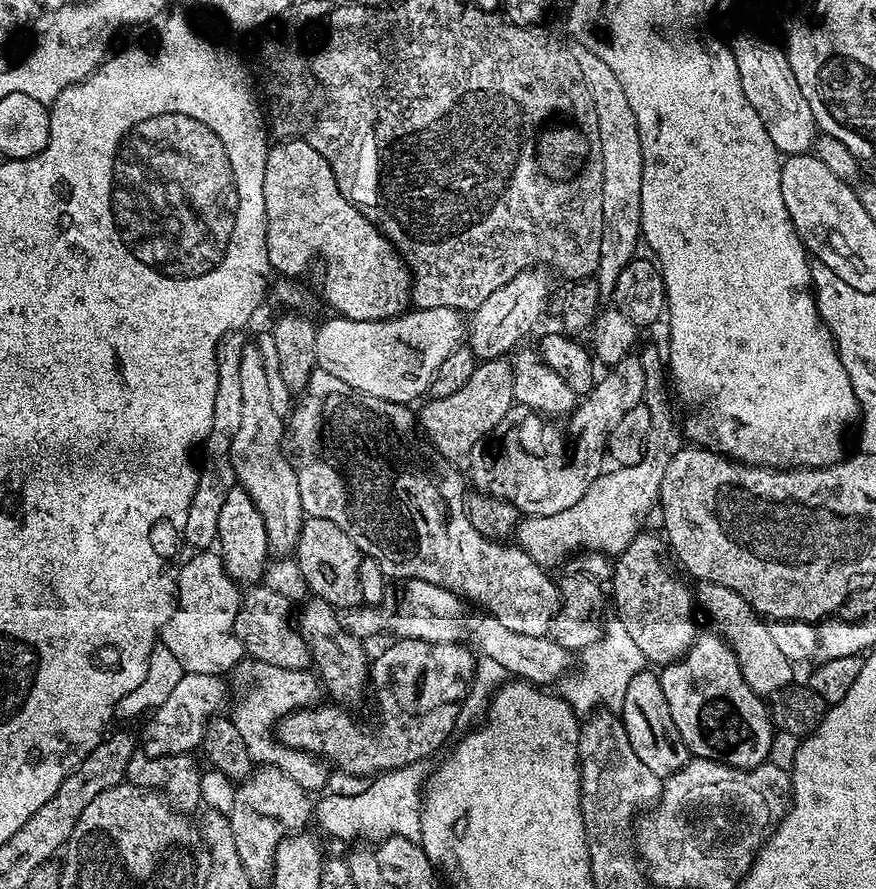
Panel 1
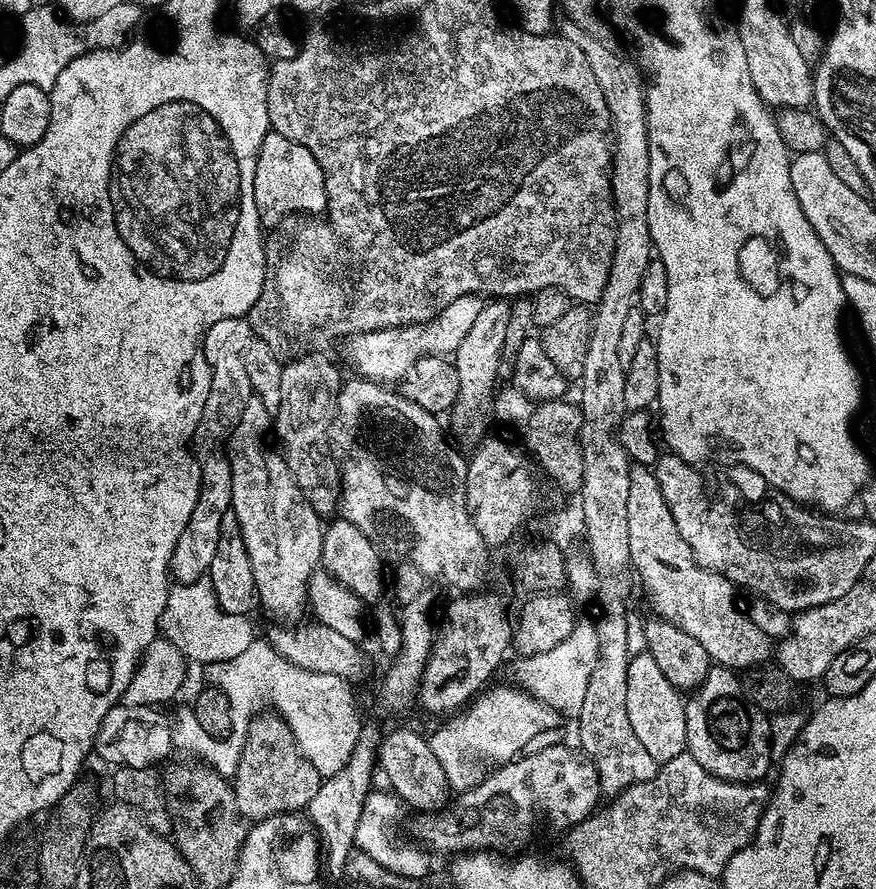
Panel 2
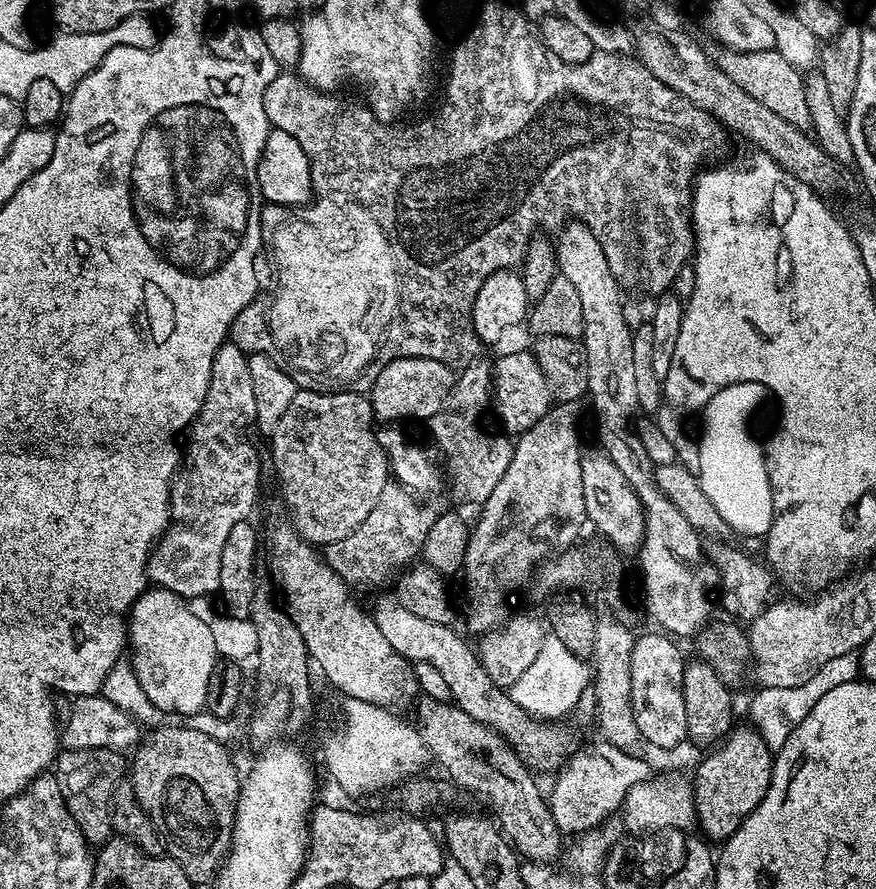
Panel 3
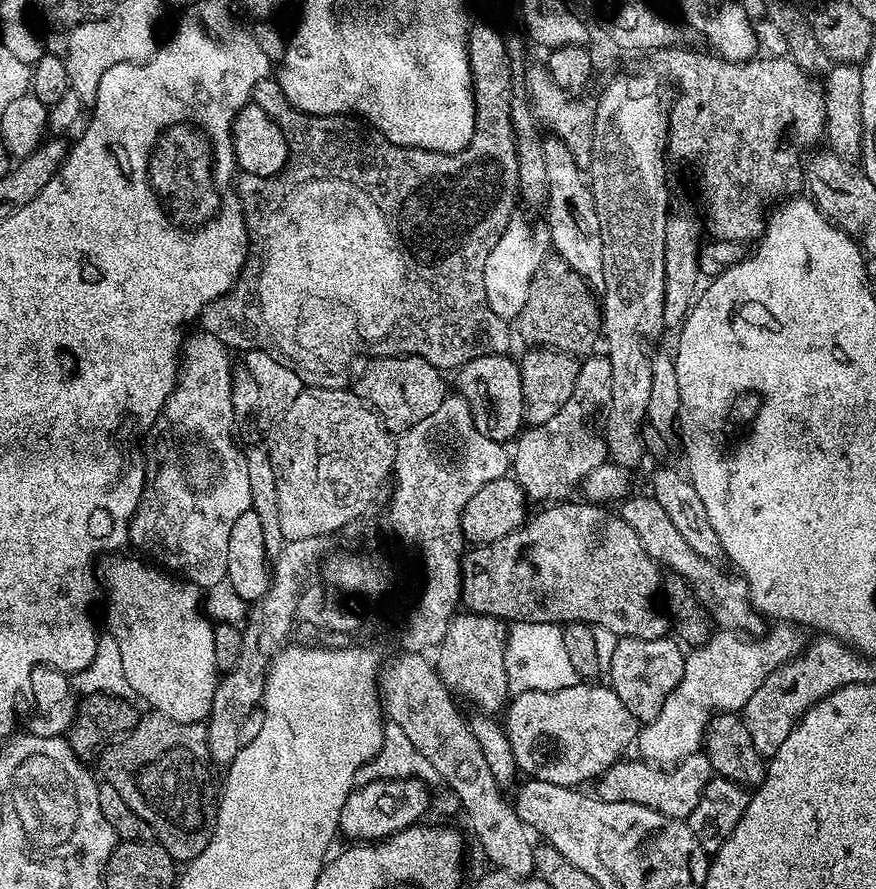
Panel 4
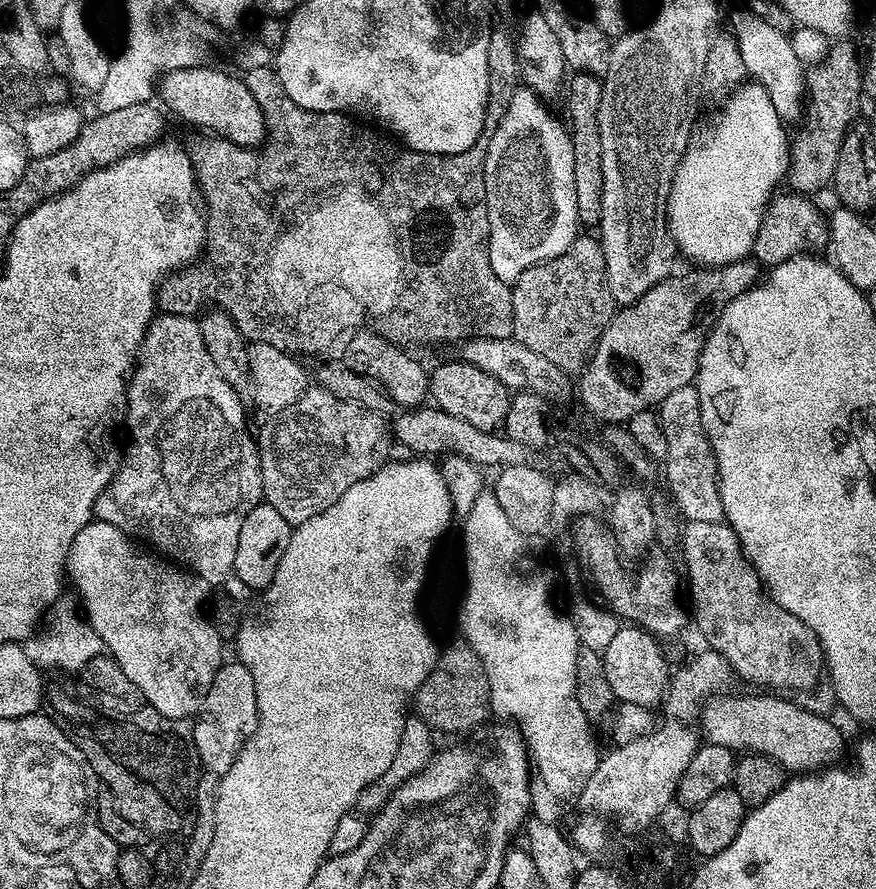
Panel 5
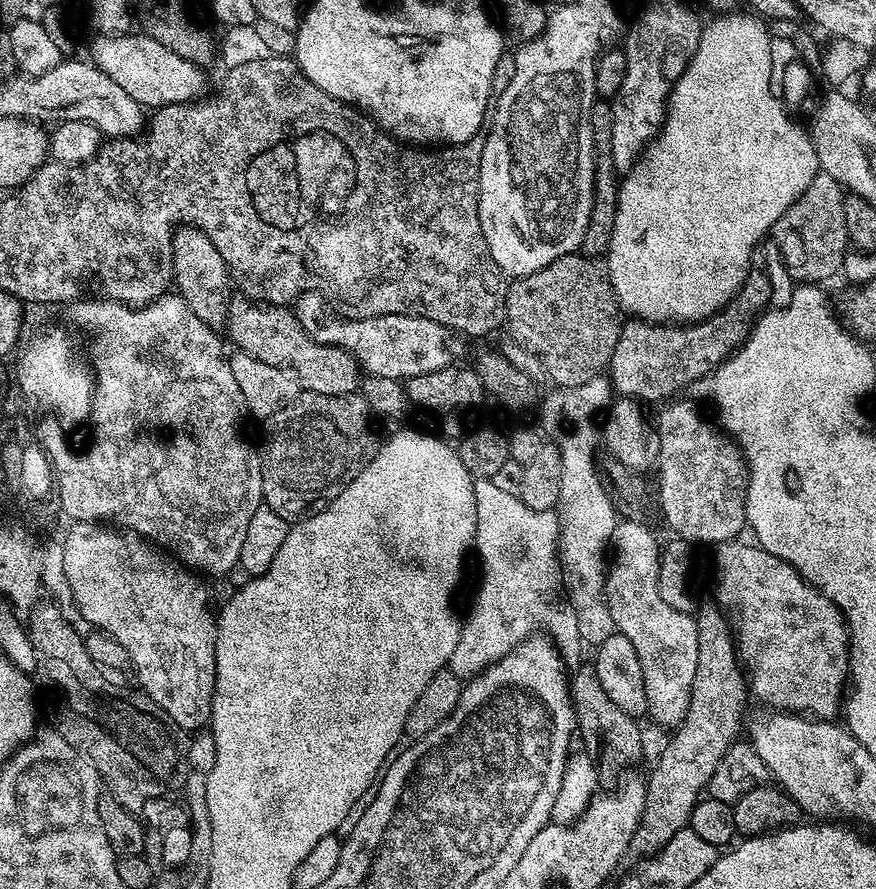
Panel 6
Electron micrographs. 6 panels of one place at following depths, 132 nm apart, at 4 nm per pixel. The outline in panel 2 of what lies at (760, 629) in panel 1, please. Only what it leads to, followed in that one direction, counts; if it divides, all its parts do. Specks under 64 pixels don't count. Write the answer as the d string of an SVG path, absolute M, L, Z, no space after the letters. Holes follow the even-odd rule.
M632 470L630 496L627 499L627 525L630 538L631 571L640 575L644 596L655 615L678 626L695 638L706 650L709 661L733 670L755 669L773 655L770 637L754 626L747 611L736 605L738 589L724 576L706 570L694 558L692 551L674 526L674 514L662 498L652 470Z

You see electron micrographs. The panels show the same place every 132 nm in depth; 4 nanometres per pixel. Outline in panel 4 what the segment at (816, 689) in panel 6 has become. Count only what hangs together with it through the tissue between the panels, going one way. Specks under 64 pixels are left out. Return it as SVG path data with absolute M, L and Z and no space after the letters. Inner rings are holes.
M652 495L634 496L627 497L621 503L623 506L621 509L619 508L618 514L638 534L639 540L643 542L644 549L652 559L662 564L667 562L664 564L669 569L684 575L702 608L711 616L713 625L724 630L743 630L748 634L759 633L762 616L753 608L752 602L748 598L748 583L731 571L729 571L730 573L723 572L717 561L707 560L706 557L700 557L698 553L695 553L682 540L682 535L676 530L671 520L667 518L662 505ZM740 628L745 628L745 630Z

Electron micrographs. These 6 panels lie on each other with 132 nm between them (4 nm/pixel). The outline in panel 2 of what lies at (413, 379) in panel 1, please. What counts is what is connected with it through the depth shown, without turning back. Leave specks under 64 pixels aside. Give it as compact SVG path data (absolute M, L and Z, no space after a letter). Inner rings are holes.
M473 294L454 298L446 310L442 310L433 320L425 324L405 324L403 328L383 328L378 332L363 330L351 337L350 344L360 353L350 355L348 364L353 368L357 377L377 382L401 381L418 362L421 356L451 357L456 347L470 334L470 326L478 319L478 314L484 309L485 301L479 295Z

